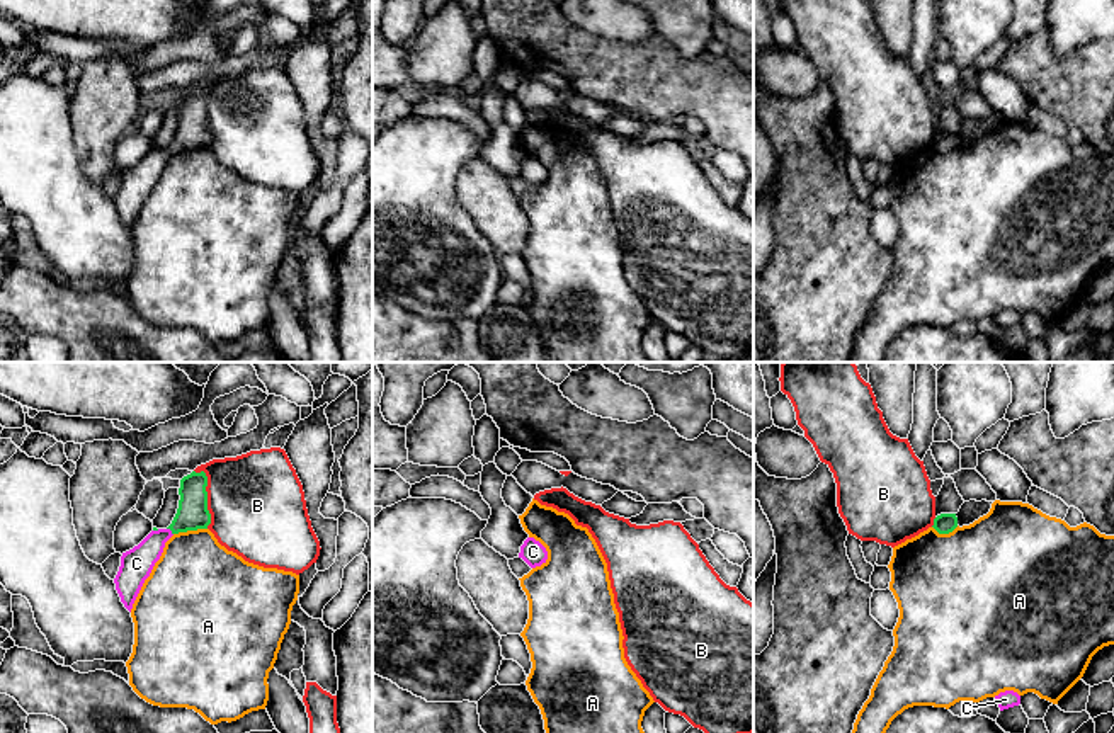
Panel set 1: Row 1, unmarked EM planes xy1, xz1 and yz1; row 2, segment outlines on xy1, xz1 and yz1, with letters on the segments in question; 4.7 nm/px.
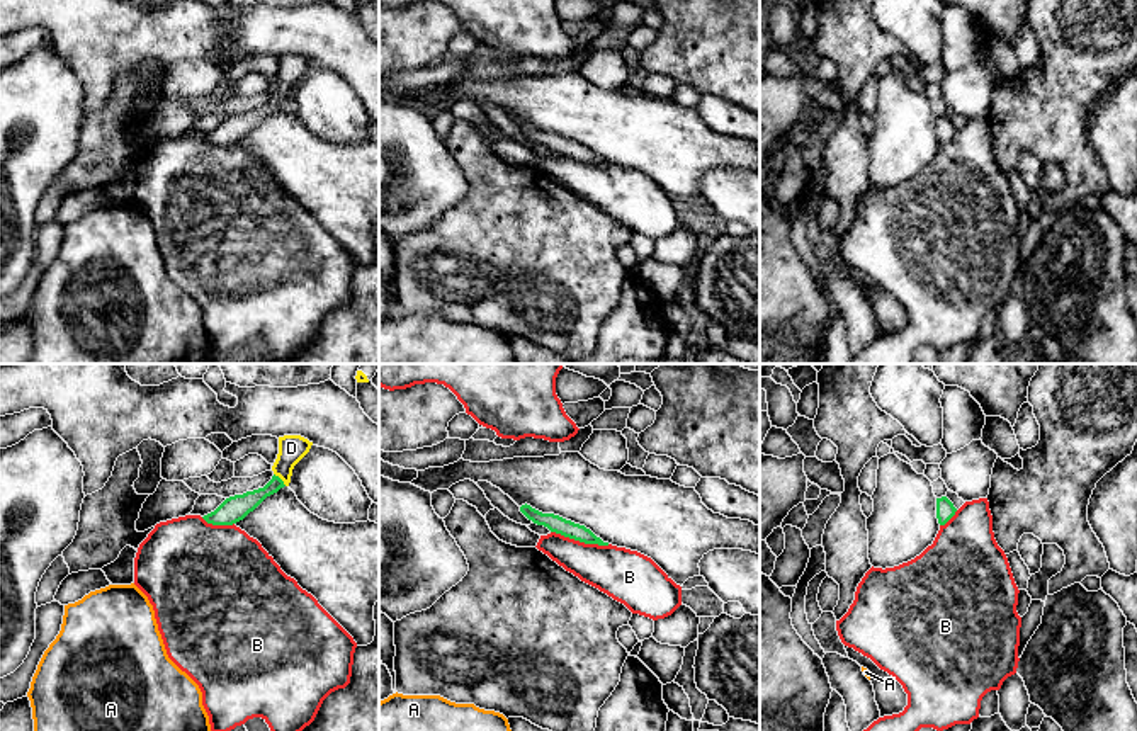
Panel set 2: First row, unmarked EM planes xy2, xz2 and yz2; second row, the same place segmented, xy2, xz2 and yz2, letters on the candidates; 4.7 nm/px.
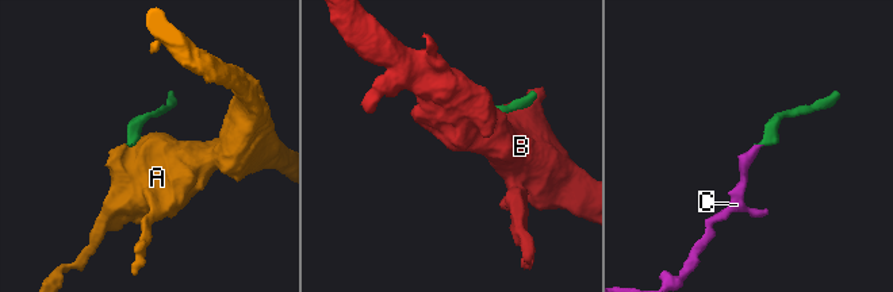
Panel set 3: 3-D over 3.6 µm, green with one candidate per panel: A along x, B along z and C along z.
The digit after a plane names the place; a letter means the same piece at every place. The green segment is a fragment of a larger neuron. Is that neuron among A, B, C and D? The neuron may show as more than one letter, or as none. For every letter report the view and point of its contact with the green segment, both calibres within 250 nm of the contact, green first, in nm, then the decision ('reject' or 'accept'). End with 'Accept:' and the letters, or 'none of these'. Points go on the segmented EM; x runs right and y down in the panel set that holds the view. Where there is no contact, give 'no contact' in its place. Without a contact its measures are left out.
A: meets green in xy1 at (189, 529); 150 nm thick on the green side, 400 nm on the other; reject
B: meets green in xy1 at (206, 495); 150 nm thick on the green side, 460 nm on the other; reject
C: meets green in xy1 at (170, 529); 150 nm thick on the green side, 150 nm on the other; accept
D: meets green in xy2 at (281, 480); 120 nm thick on the green side, 130 nm on the other; accept
Accept: C, D

